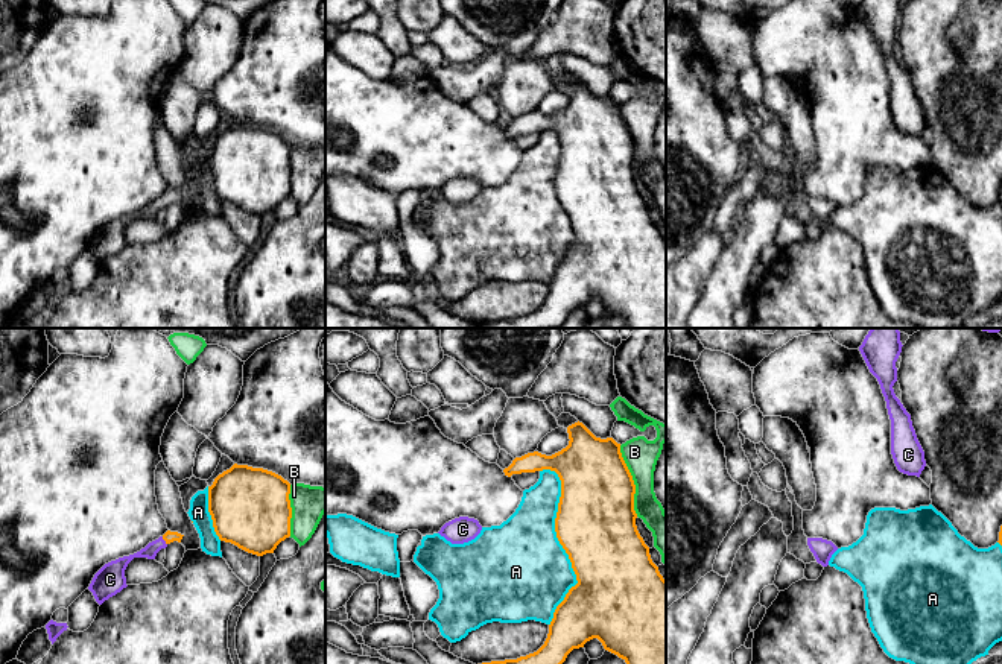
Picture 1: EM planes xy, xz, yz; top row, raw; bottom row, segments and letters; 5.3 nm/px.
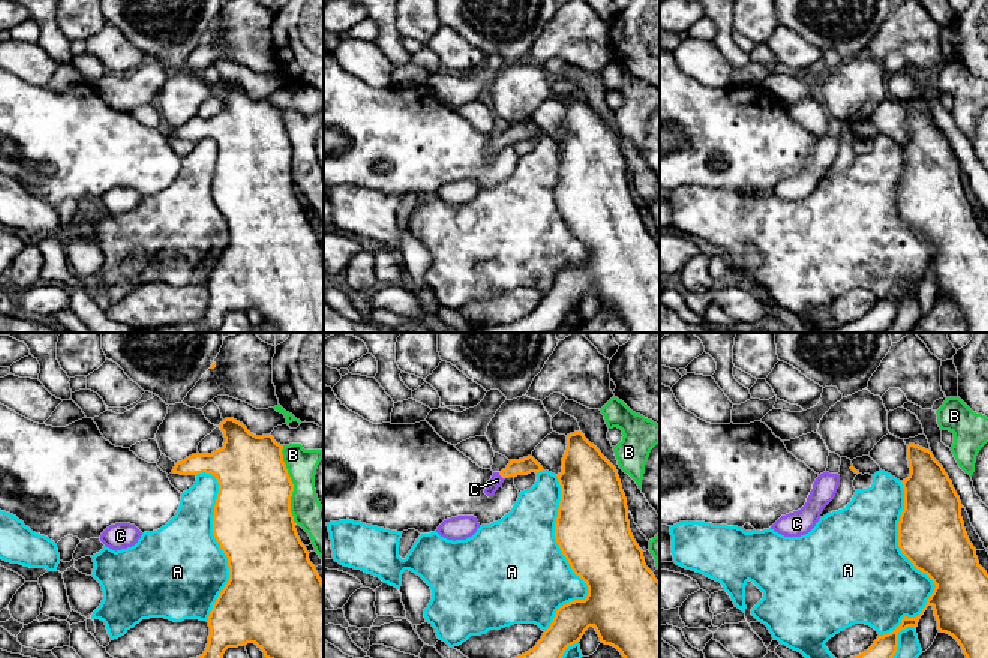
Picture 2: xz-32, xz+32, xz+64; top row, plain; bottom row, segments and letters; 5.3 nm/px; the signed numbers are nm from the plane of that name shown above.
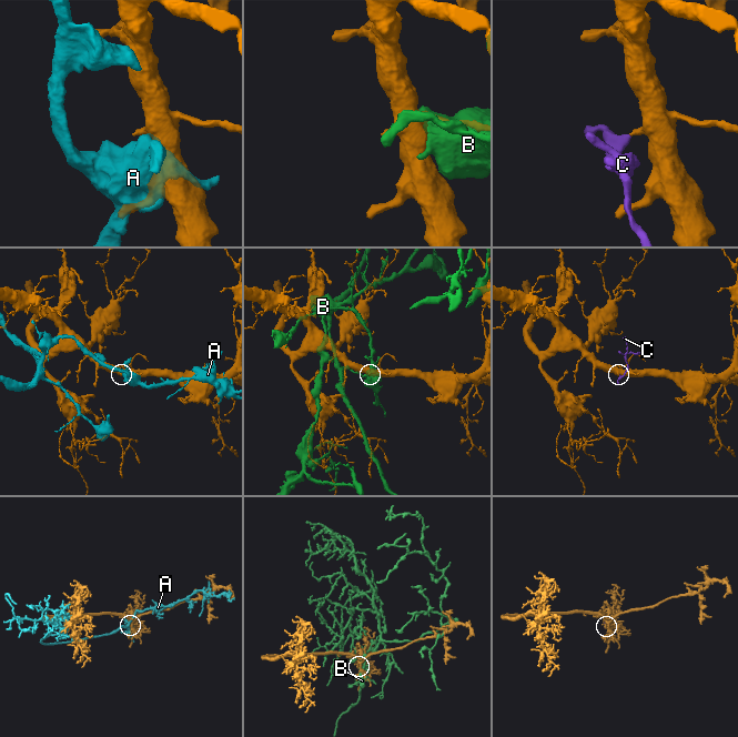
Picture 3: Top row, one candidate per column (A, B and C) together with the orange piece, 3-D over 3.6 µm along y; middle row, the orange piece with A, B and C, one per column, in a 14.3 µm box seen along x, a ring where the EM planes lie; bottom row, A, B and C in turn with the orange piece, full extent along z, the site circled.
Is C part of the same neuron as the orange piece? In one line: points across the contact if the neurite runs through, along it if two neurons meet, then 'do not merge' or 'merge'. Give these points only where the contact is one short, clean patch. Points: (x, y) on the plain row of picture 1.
runs through xy (169, 196), (164, 199), (151, 210); merge

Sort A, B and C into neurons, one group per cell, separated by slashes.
A / B / C

